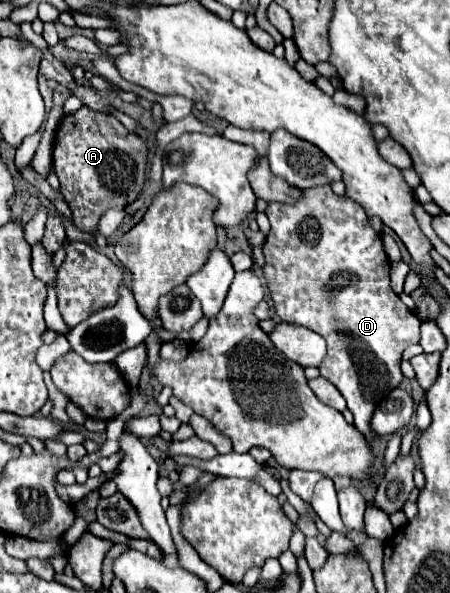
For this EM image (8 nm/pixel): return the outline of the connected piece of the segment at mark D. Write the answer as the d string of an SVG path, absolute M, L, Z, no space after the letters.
M322 185L322 187L310 187L302 193L302 199L294 205L284 205L284 203L270 203L266 209L266 215L270 219L270 233L266 237L264 243L264 257L266 257L266 265L264 265L264 279L270 291L270 297L274 301L274 311L280 317L280 321L288 321L288 323L300 323L312 331L316 331L318 335L322 335L326 339L326 357L322 361L322 365L318 365L318 371L324 379L330 379L332 385L338 387L338 391L342 393L342 397L348 403L348 409L354 413L354 425L360 433L366 435L368 441L372 441L372 431L370 431L370 415L376 409L376 405L394 389L400 385L400 381L404 379L402 371L400 371L400 361L402 361L402 353L408 345L418 343L420 339L420 319L400 301L400 297L392 291L390 287L390 261L388 255L384 251L382 239L380 235L368 225L368 215L364 213L362 205L358 205L356 201L352 201L350 197L338 197L334 195L334 191L330 189L330 185Z

